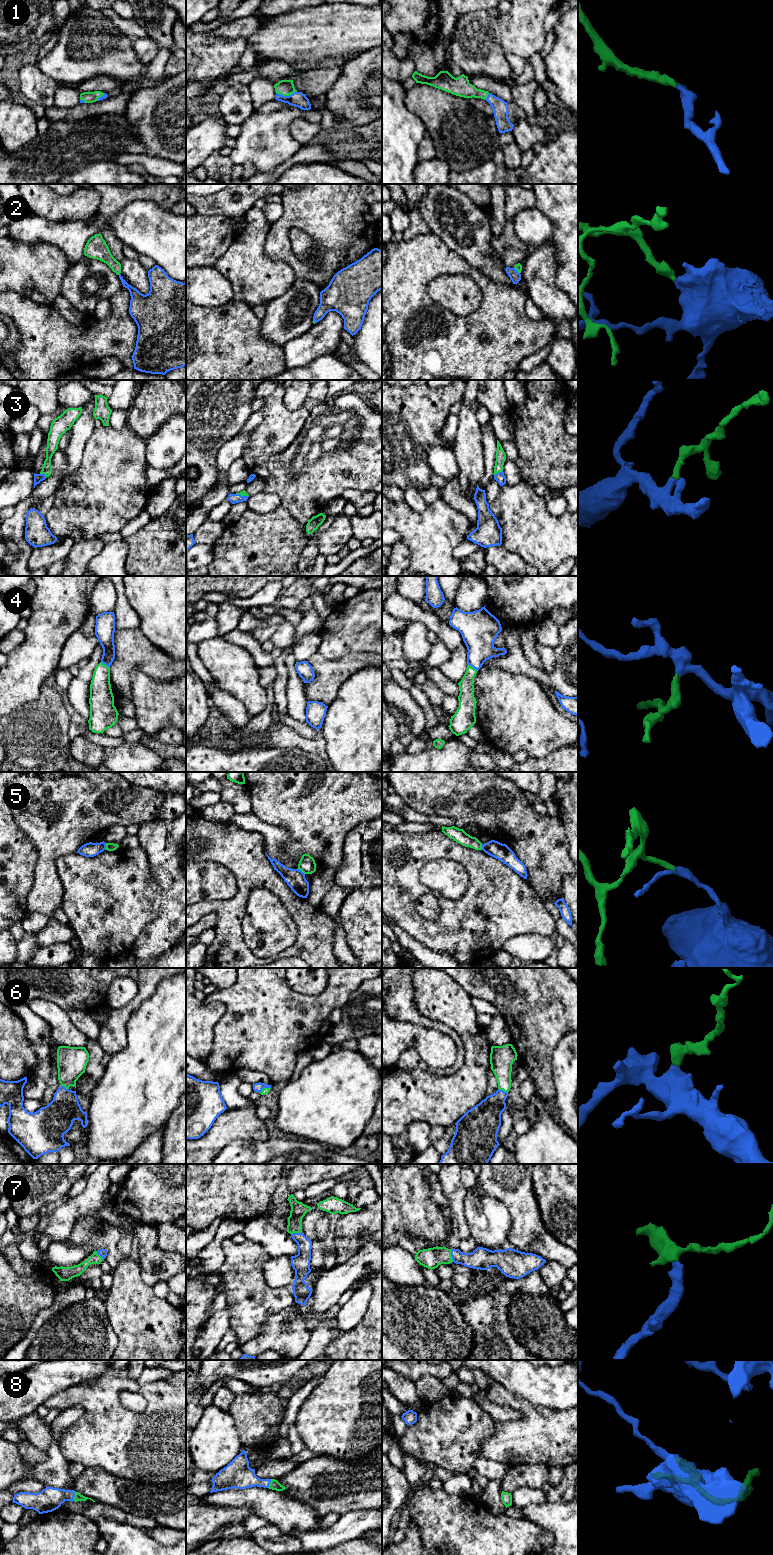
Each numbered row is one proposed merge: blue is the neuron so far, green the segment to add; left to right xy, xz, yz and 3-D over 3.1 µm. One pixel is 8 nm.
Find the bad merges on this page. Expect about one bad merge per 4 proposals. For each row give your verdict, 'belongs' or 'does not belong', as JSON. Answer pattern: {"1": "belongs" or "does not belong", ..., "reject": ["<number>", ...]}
{"1": "belongs", "2": "belongs", "3": "belongs", "4": "belongs", "5": "does not belong", "6": "belongs", "7": "belongs", "8": "belongs", "reject": ["5"]}

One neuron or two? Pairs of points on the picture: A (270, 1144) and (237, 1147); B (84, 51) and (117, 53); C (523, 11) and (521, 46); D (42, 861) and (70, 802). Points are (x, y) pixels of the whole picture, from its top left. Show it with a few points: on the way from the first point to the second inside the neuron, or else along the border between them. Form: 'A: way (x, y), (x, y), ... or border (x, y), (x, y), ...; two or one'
A: way (262, 1147), (245, 1147); one
B: way (92, 51), (105, 51), (109, 53); one
C: way (523, 20), (521, 37); one
D: way (50, 846), (56, 826), (62, 820), (62, 817); one

